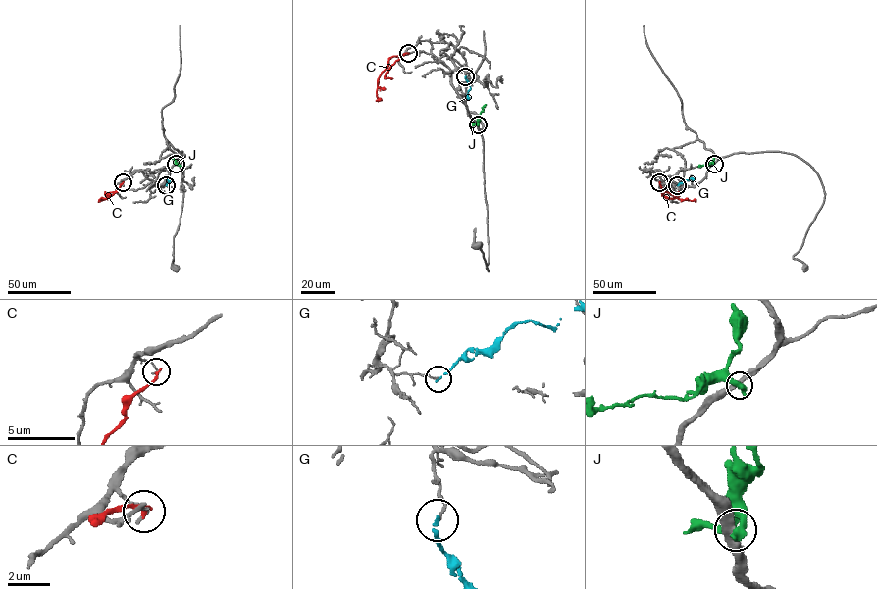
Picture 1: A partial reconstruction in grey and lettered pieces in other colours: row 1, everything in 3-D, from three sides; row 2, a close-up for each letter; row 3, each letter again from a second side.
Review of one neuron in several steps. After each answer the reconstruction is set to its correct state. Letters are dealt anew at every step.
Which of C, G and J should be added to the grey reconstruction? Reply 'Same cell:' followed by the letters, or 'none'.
Same cell: none

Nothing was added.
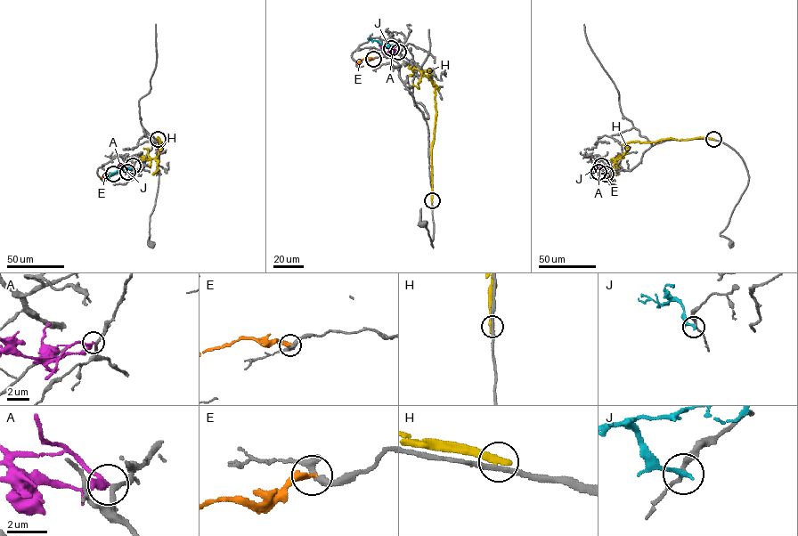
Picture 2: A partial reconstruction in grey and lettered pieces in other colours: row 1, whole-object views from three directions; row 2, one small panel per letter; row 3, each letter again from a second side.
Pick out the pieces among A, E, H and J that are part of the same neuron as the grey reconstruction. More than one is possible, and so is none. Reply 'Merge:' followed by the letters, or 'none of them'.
Merge: none of them

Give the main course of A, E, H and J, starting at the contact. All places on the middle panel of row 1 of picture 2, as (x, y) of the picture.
A: (398, 52), (385, 47), (387, 55)
E: (373, 59), (366, 58), (357, 64)
H: (432, 200), (435, 85), (425, 76), (419, 81), (418, 87), (412, 84)
J: (391, 48), (368, 38)

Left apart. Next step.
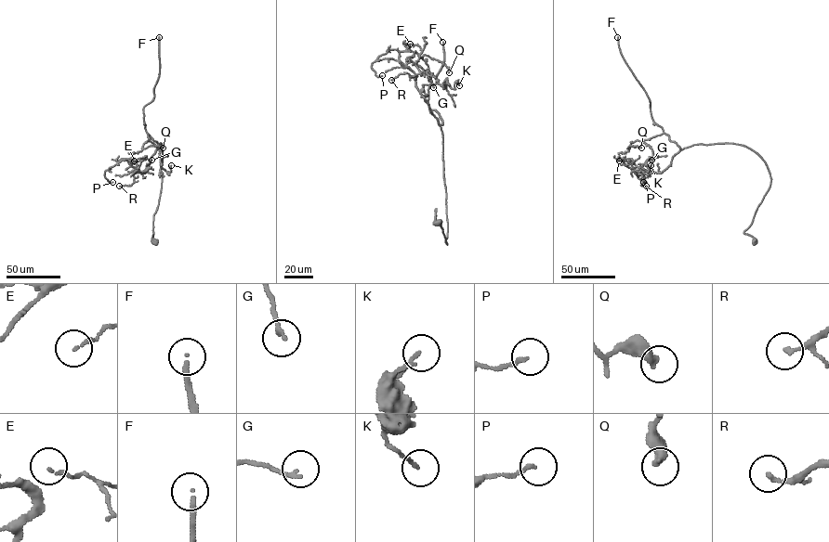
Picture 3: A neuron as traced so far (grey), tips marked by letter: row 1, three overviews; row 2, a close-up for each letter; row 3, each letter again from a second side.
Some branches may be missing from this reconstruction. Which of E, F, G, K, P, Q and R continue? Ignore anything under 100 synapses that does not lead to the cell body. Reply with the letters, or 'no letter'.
F

